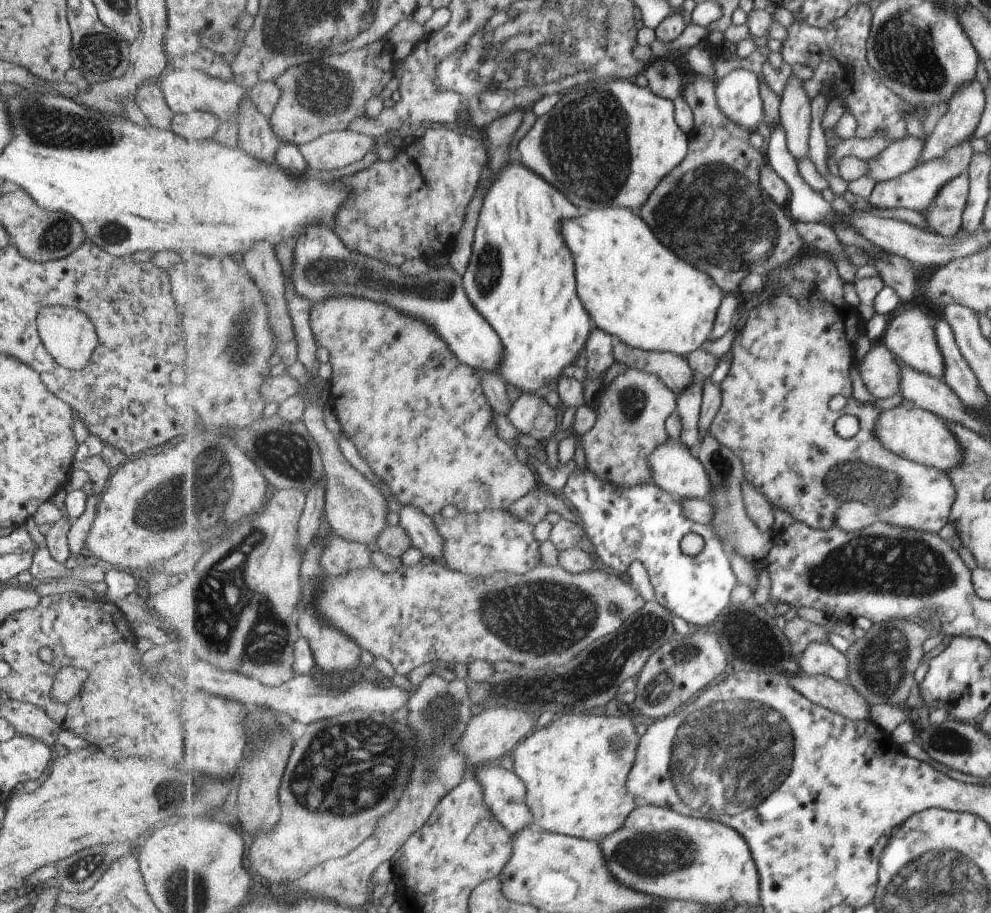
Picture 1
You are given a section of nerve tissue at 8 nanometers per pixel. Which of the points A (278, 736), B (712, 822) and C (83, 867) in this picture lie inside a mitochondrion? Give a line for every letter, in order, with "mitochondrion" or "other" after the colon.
A: mitochondrion
B: mitochondrion
C: mitochondrion

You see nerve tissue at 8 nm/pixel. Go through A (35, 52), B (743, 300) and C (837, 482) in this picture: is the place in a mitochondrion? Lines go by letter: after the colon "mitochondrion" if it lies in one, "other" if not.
A: other
B: other
C: mitochondrion

